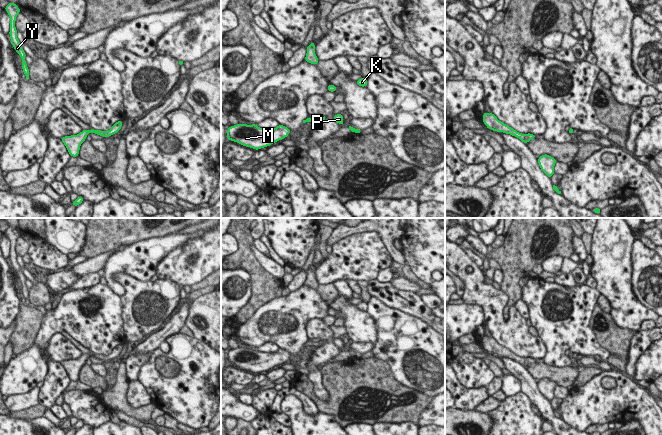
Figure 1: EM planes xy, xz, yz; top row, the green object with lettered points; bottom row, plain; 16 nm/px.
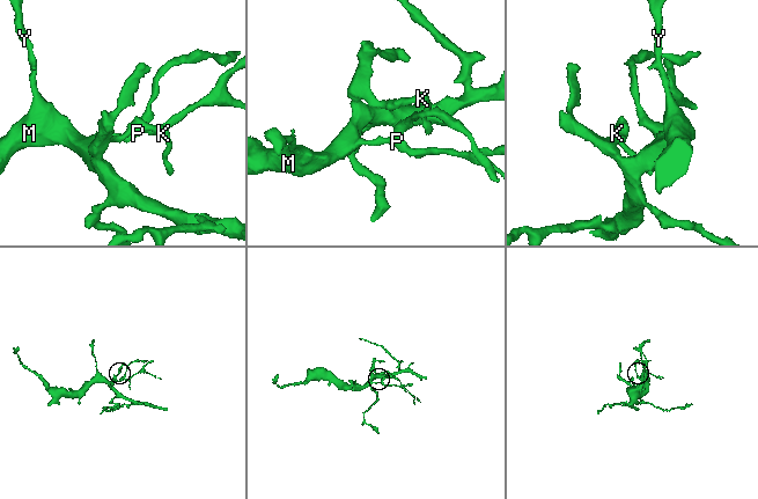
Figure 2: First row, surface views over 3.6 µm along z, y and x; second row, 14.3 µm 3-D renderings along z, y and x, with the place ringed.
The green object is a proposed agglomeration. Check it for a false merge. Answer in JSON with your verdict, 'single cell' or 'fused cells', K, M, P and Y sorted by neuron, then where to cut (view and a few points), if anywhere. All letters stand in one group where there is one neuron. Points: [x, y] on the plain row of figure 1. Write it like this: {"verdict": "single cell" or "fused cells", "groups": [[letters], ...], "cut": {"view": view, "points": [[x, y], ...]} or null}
{"verdict": "single cell", "groups": [["K", "M", "P", "Y"]], "cut": null}

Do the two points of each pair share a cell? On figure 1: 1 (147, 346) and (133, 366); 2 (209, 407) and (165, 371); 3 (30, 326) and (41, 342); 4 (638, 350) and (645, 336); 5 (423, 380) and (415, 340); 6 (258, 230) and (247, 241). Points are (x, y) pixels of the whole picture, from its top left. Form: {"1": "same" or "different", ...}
{"1": "different", "2": "same", "3": "different", "4": "same", "5": "same", "6": "different"}

